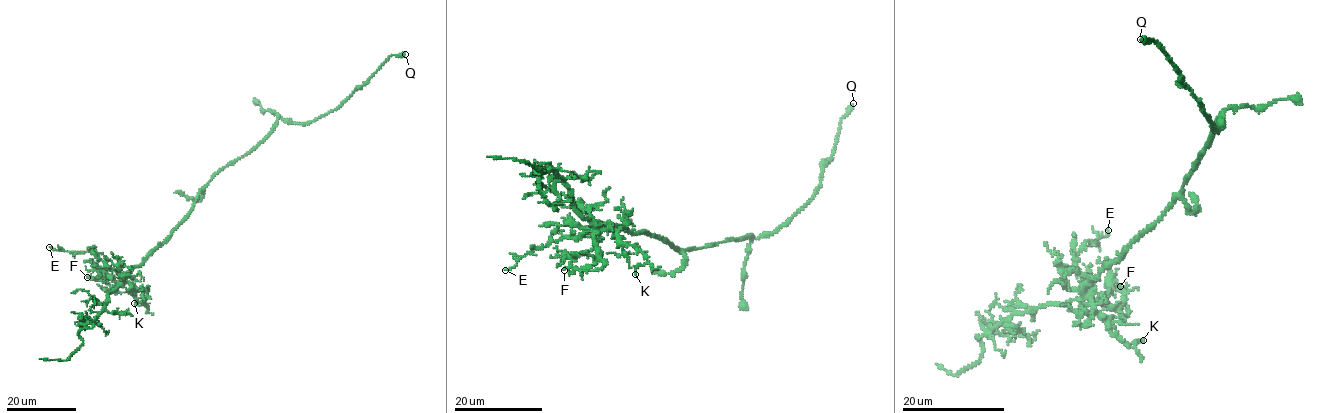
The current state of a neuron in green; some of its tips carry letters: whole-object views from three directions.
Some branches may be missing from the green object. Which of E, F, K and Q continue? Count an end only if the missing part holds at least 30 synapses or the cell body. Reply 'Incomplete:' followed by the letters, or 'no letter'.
Incomplete: no letter

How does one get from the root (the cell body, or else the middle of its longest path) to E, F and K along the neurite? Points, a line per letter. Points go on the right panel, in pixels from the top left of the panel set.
E: (1166, 209), (1093, 277), (1087, 293), (1090, 283), (1077, 256), (1108, 230)
F: (1166, 209), (1123, 255), (1093, 277), (1084, 291), (1094, 300), (1118, 307), (1124, 295), (1120, 286)
K: (1166, 209), (1123, 255), (1093, 277), (1085, 291), (1111, 332), (1132, 347), (1143, 340)

